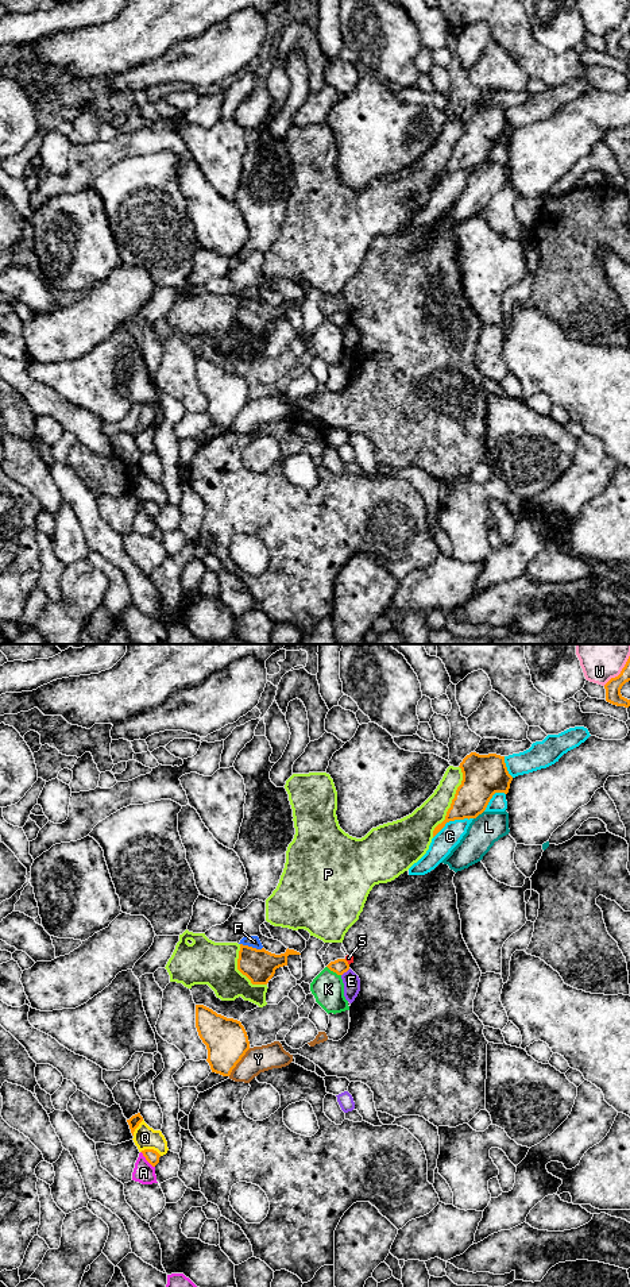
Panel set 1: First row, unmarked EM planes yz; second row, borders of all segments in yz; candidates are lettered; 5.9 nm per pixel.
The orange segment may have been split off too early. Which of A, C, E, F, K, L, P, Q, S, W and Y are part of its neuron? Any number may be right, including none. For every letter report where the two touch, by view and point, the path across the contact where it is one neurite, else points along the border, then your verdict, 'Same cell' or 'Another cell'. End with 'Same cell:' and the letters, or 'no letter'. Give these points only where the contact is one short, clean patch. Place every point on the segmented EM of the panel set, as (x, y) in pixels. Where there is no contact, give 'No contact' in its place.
A: Touches orange at yz (147, 1160). Another cell
C: Touches orange at yz (452, 820). Another cell
E: Touches orange at yz (346, 971). Another cell
F: Touches orange at yz (251, 947). Boundary: yz (240, 943), (262, 948). Another cell
K: Touches orange at yz (333, 971). Another cell
L: Touches orange at yz (478, 815). Another cell
P: Touches orange at yz (452, 801). Another cell
Q: Touches orange at yz (151, 1149). Another cell
S: Touches orange at yz (347, 962). Boundary: yz (344, 959), (348, 964). Another cell
W: Touches orange at yz (621, 673). Another cell
Y: Touches orange at yz (239, 1060). Another cell
Same cell: no letter

